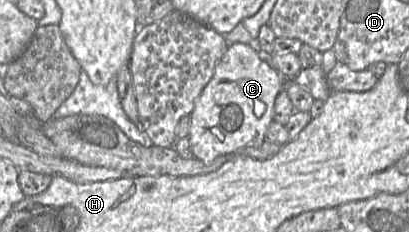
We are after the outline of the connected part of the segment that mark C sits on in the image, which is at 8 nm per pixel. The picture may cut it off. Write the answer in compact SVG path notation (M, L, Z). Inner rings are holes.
M230 44L225 54L217 62L213 76L205 85L199 96L196 98L194 108L190 113L189 141L194 157L201 160L205 164L210 164L220 156L234 154L235 152L246 147L261 146L262 143L266 140L267 129L274 119L275 100L279 92L284 88L284 79L285 78L283 77L283 75L281 75L276 69L274 69L267 61L260 58L258 52L250 44Z

